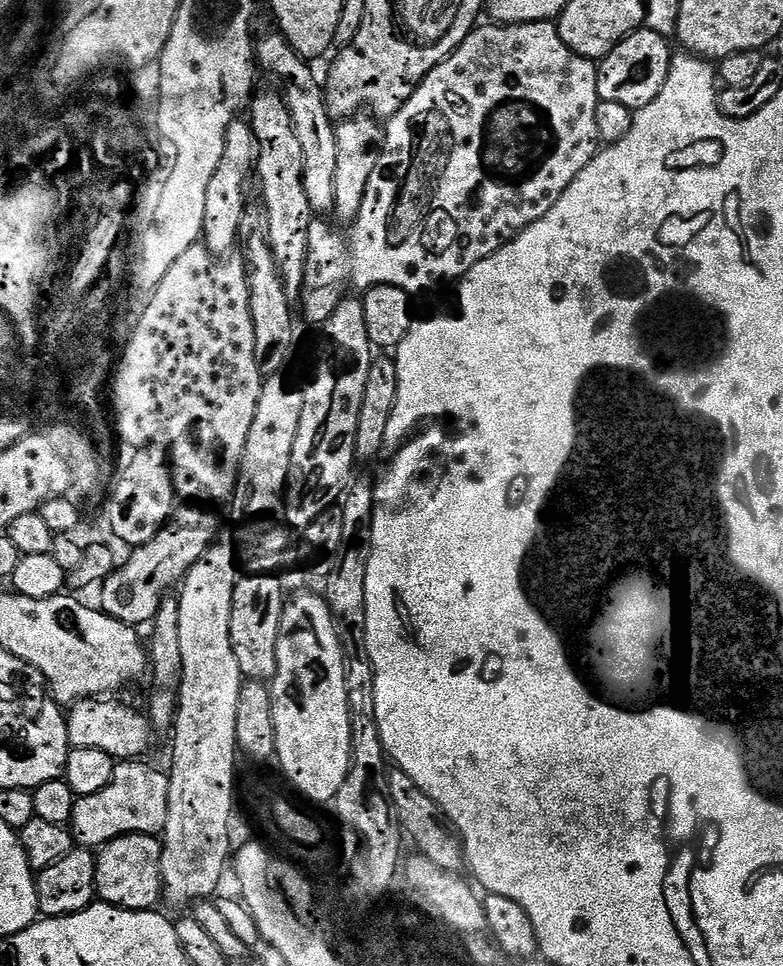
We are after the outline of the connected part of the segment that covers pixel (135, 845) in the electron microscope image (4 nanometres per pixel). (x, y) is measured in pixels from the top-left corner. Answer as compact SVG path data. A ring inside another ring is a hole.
M130 834L129 836L120 836L117 840L112 840L109 844L105 844L103 848L96 852L96 894L103 903L112 904L115 908L129 908L132 912L143 912L152 910L157 907L156 903L161 903L164 883L162 882L162 866L160 865L160 850L162 844L155 836L147 836L146 834Z

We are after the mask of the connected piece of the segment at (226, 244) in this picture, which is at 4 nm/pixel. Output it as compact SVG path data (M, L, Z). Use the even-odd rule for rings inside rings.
M237 118L224 131L226 150L222 150L222 162L210 178L210 187L206 189L206 218L202 243L214 256L227 257L240 236L240 227L244 224L244 183L253 175L258 155L256 139L251 123L247 119Z

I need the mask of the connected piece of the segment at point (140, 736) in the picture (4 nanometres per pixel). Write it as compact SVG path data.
M116 698L78 700L67 713L68 742L72 748L106 750L117 762L138 760L152 744L154 729L143 711L135 712L128 704L119 704Z

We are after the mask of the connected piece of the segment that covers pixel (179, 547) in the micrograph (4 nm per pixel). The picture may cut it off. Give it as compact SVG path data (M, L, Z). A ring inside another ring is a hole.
M183 506L177 507L172 513L171 521L164 525L164 529L154 537L150 542L146 542L142 546L131 549L127 554L128 561L121 563L116 571L111 572L106 579L99 585L100 601L99 607L110 618L114 618L123 624L133 626L151 625L152 620L158 614L158 606L165 595L171 593L183 581L184 575L190 570L190 566L194 566L194 562L198 562L198 558L202 558L202 554L206 554L206 550L210 545L216 543L220 524L216 521L216 516L212 512L207 512L204 506Z

